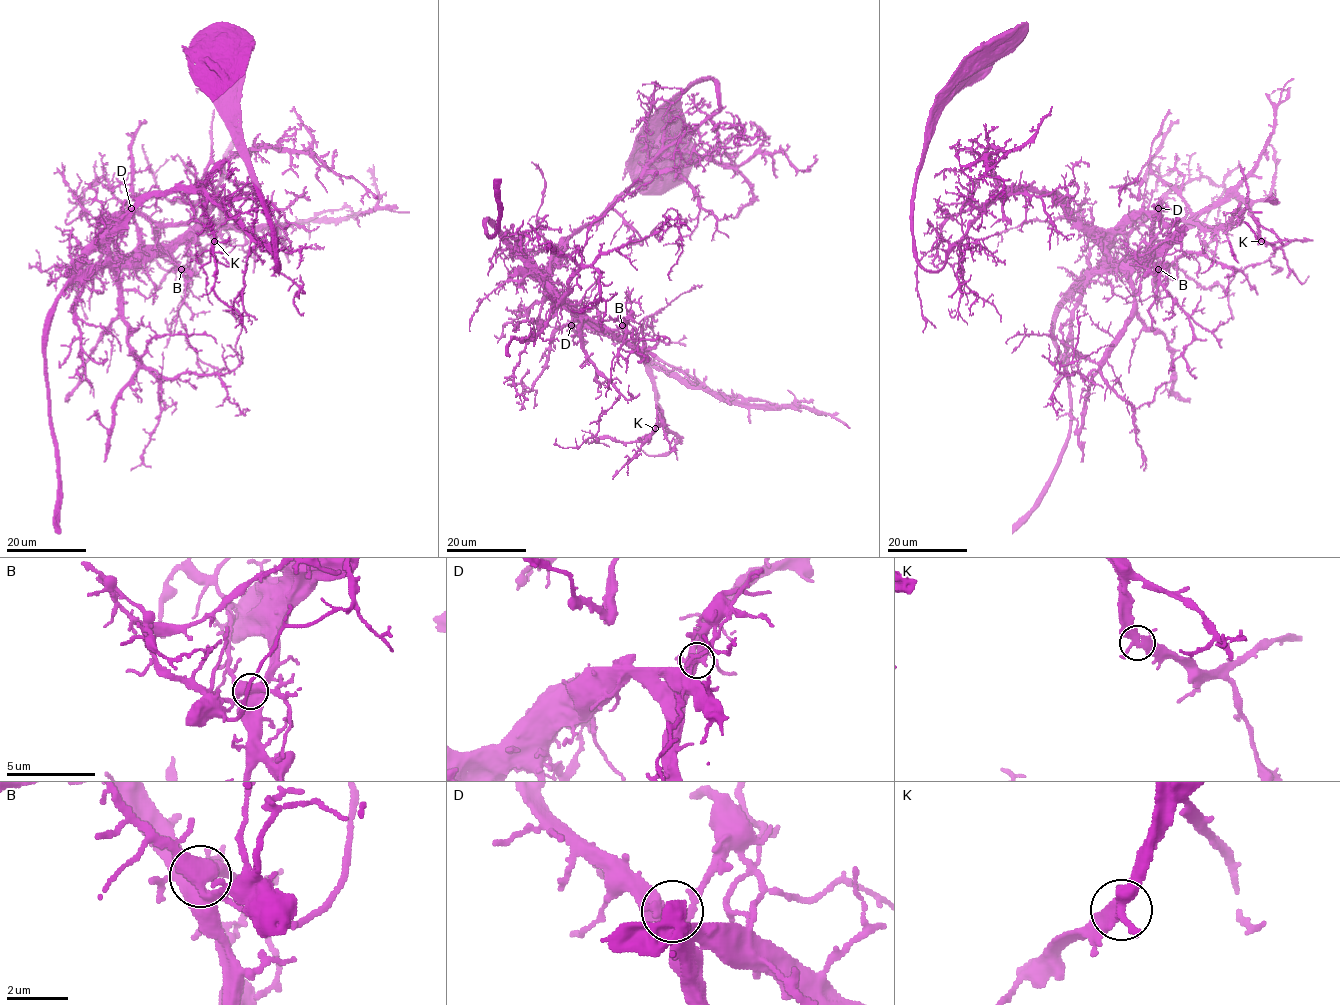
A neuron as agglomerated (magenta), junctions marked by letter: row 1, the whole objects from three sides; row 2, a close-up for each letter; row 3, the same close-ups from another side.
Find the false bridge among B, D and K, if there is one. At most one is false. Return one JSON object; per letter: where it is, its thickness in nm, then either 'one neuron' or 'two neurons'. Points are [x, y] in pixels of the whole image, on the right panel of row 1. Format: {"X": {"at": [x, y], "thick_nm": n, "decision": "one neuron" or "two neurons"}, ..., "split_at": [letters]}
{"B": {"at": [1158, 269], "thick_nm": 600, "decision": "two neurons"}, "D": {"at": [1158, 208], "thick_nm": 380, "decision": "one neuron"}, "K": {"at": [1261, 241], "thick_nm": 320, "decision": "one neuron"}, "split_at": ["B"]}

